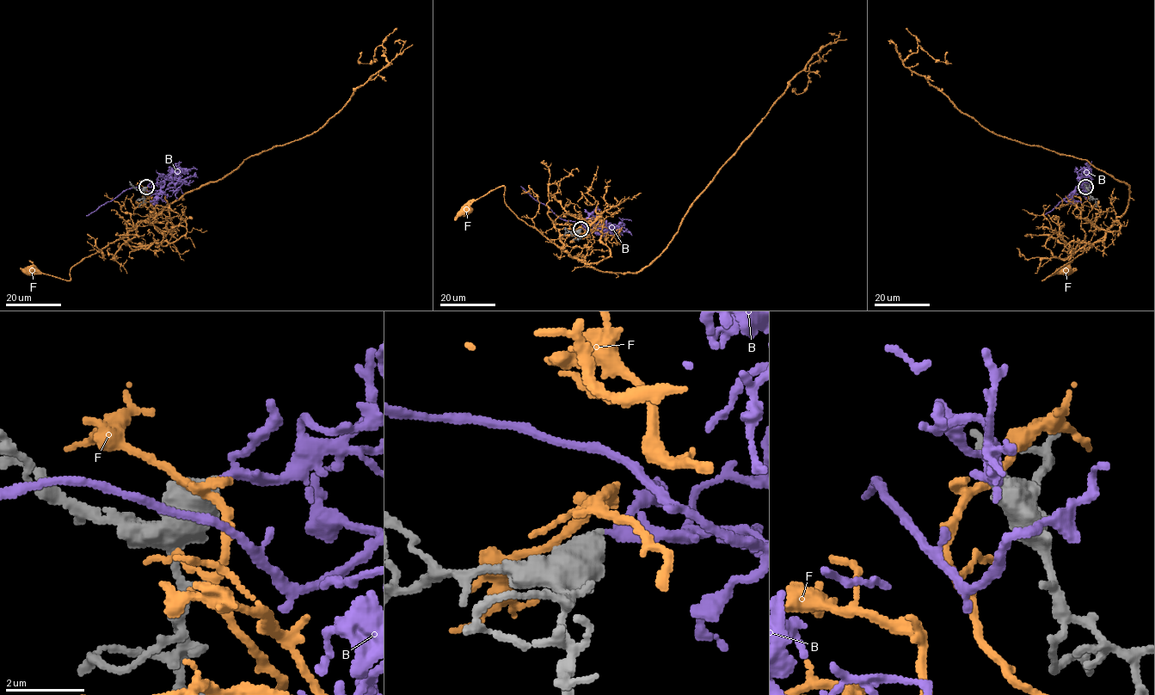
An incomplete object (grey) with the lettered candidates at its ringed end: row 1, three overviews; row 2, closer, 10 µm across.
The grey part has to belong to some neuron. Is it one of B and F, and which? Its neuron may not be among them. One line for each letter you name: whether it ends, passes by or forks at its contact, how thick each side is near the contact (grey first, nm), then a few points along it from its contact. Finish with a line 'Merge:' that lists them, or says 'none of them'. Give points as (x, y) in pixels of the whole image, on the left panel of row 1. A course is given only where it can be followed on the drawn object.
B: it passes by | 550/190 nm | via (146, 187), (150, 187), (152, 182), (162, 181), (164, 184), (150, 194), (140, 188), (124, 190), (86, 216)
Merge: B

